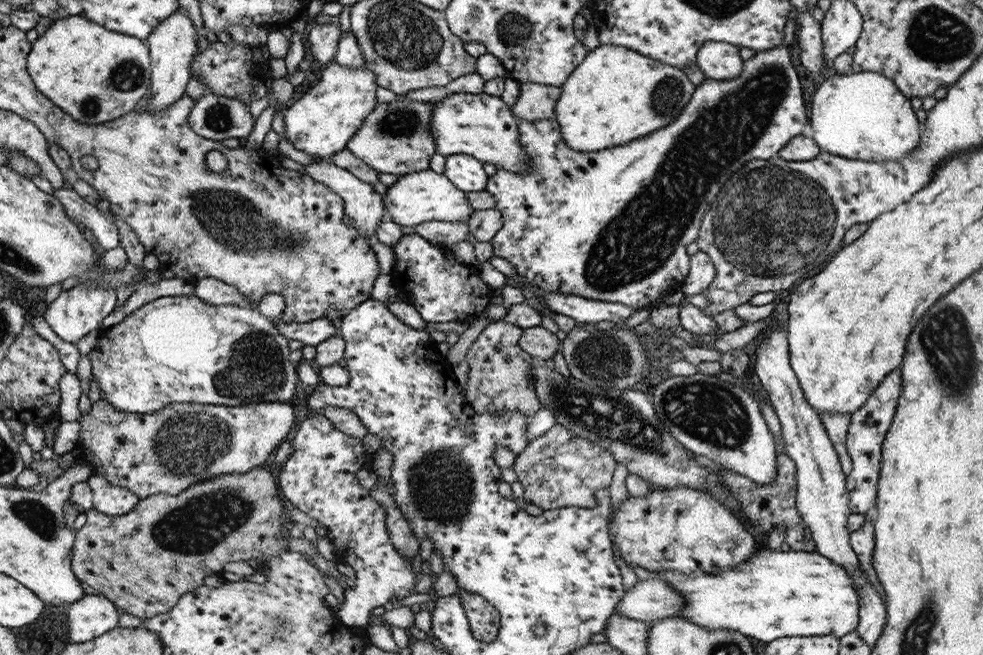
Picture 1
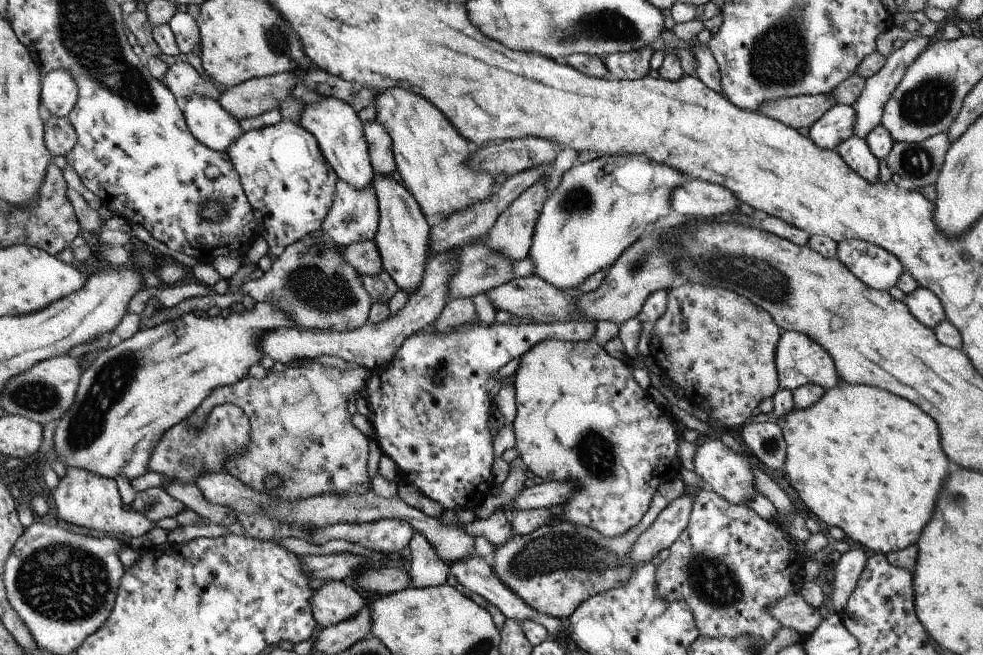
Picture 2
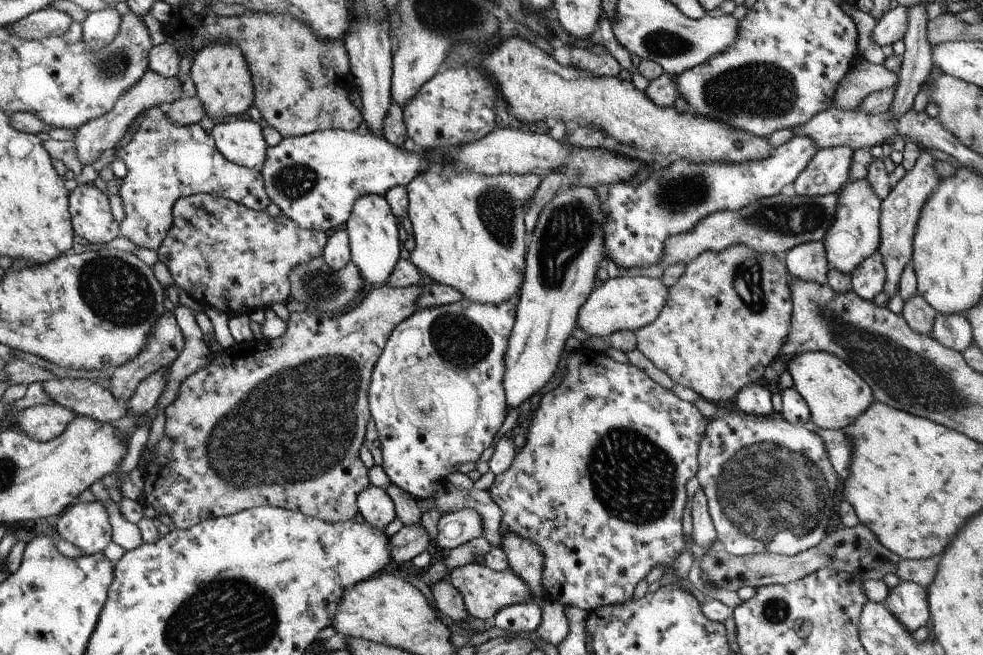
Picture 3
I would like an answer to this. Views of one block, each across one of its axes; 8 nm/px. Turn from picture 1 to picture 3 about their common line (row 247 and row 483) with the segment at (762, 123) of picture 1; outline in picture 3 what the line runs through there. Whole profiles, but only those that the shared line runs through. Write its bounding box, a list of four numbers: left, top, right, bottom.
[487,347,708,614]

